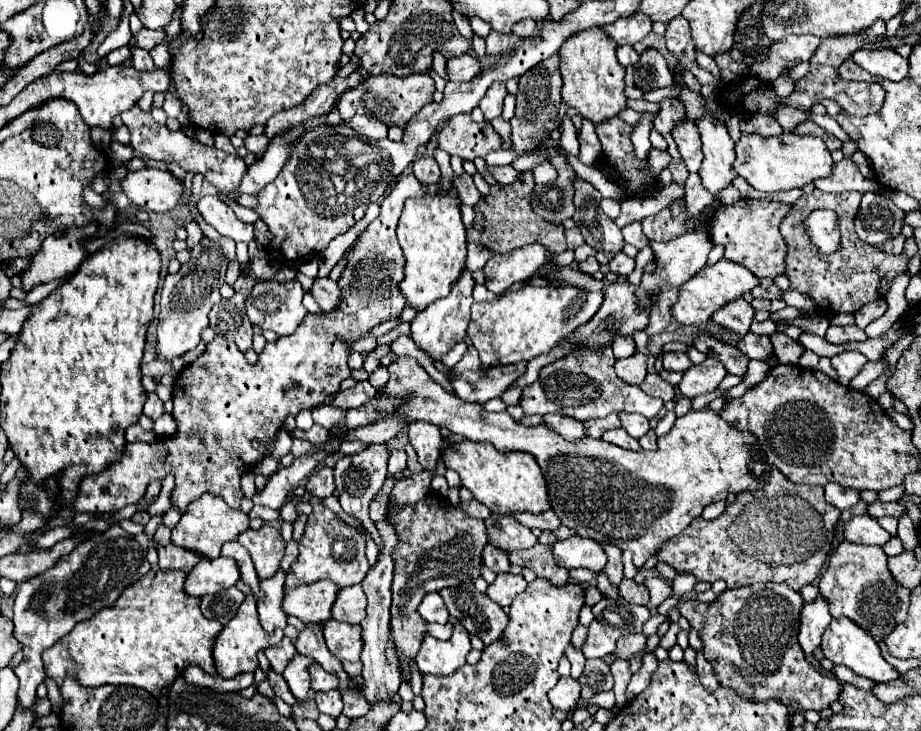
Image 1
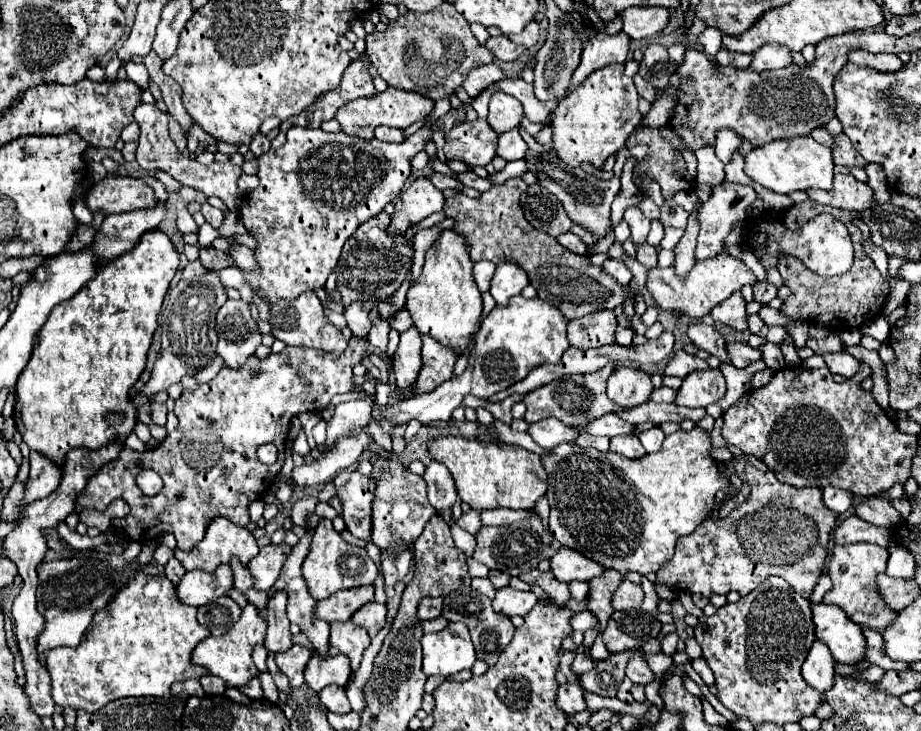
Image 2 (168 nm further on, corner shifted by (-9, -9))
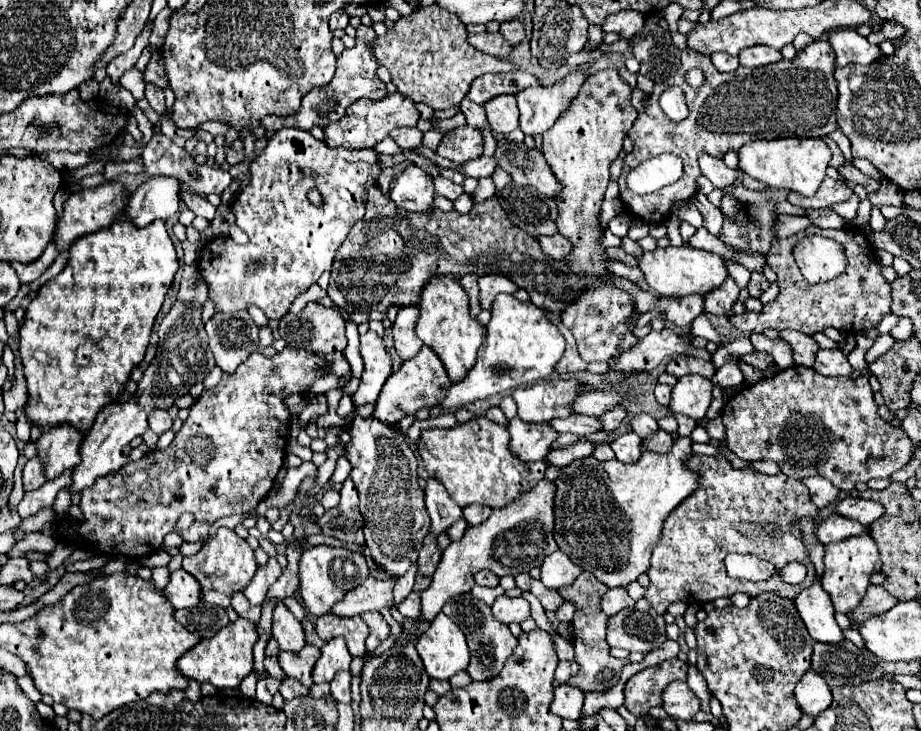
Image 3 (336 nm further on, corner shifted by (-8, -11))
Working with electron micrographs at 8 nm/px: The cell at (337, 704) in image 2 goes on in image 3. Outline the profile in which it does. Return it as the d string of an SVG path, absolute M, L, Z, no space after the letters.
M339 671L339 675L335 675L331 695L337 703L351 703L351 671Z

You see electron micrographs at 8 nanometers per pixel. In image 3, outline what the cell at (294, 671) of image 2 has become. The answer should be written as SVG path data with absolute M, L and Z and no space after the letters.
M305 645L301 651L279 653L279 665L285 671L285 675L299 679L305 687L313 685L311 671L315 667L315 659L319 659L319 647L315 645Z

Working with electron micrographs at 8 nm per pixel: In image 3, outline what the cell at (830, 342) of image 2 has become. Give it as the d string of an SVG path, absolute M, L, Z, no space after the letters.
M781 331L779 337L791 345L793 361L801 367L811 367L815 361L815 353L819 351L819 345L813 341L813 337L803 335L801 331Z

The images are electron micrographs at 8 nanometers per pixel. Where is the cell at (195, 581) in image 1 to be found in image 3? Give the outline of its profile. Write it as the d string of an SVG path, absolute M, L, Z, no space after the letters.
M177 569L171 573L171 579L163 589L163 595L169 599L173 609L195 607L199 603L199 583L187 571Z

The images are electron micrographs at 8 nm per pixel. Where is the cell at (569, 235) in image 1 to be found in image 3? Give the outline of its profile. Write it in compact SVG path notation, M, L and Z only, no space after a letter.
M555 233L555 235L551 235L551 237L539 237L539 245L541 245L543 253L549 255L551 259L563 259L563 257L571 251L571 247L573 247L573 245L571 245L563 235L559 235L559 233Z

